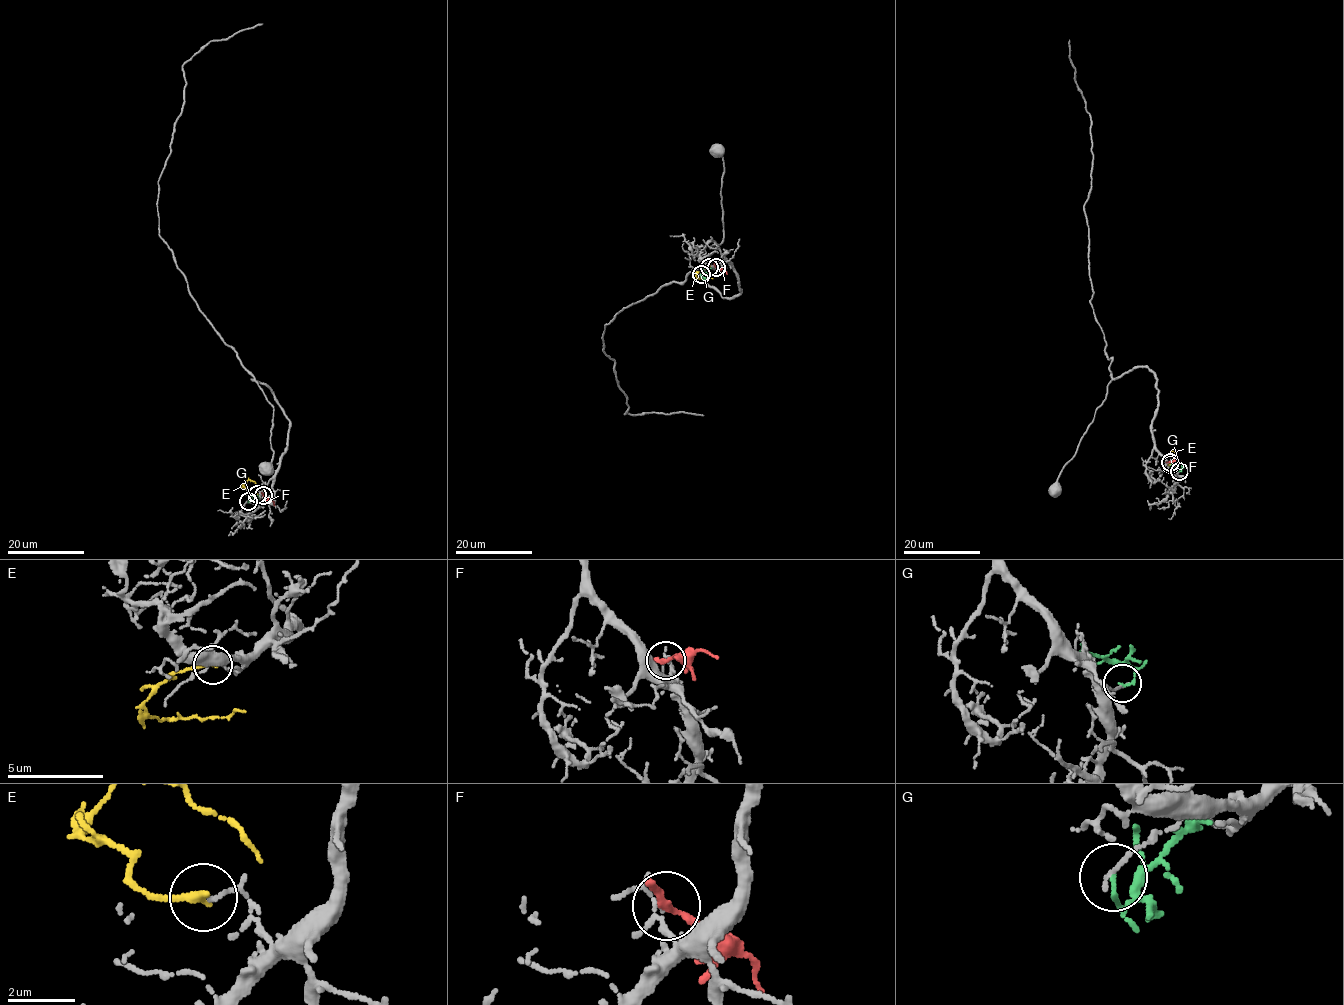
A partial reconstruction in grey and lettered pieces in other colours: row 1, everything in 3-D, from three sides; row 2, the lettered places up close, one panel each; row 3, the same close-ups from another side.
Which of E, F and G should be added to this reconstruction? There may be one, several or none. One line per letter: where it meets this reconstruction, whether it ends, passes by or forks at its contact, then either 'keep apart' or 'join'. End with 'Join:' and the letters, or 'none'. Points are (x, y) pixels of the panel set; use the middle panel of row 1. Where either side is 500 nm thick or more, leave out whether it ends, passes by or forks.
E: (709, 267) | it ends | keep apart
F: (716, 267) | it passes by | keep apart
G: (701, 274) | it ends | keep apart
Join: none

